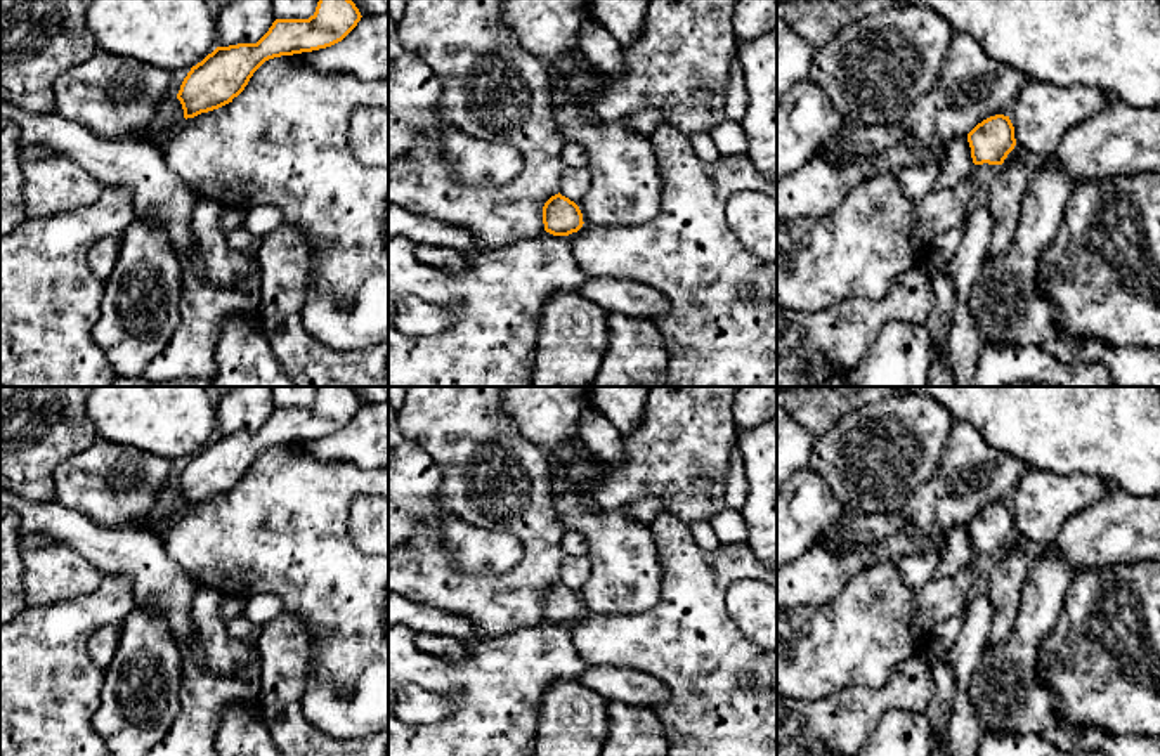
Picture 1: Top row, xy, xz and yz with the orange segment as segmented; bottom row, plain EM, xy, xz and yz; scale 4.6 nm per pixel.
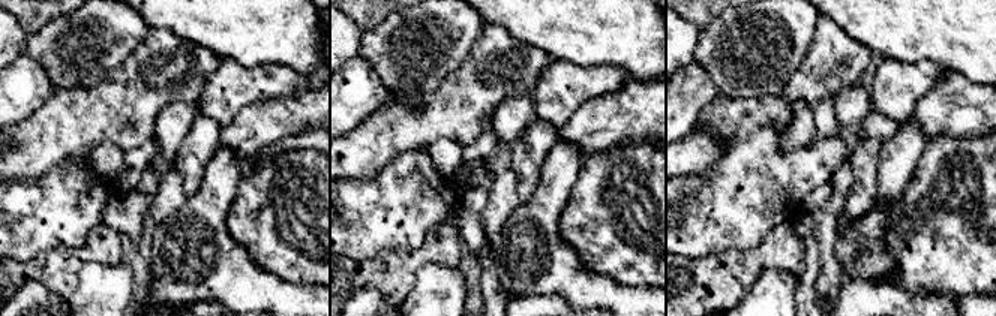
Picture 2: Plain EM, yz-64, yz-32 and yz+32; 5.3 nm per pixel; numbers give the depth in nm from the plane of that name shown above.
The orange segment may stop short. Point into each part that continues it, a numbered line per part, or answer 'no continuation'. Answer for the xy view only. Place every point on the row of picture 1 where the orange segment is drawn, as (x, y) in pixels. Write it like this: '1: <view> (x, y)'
no continuation

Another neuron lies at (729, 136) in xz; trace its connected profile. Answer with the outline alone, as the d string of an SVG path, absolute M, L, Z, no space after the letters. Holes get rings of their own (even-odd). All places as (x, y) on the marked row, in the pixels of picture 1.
M723 121L711 130L711 139L714 140L721 156L739 156L747 154L747 137L737 121Z

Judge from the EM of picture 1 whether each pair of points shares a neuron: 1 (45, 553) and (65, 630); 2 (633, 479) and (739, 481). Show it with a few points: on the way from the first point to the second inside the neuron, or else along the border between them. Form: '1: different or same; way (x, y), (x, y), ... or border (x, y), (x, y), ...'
1: different; border (96, 588), (70, 600), (26, 607)
2: different; border (734, 449), (729, 460), (725, 507)

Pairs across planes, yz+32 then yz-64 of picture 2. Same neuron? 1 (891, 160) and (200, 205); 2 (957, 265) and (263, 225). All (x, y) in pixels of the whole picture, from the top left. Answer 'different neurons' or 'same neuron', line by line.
1: same neuron
2: same neuron

